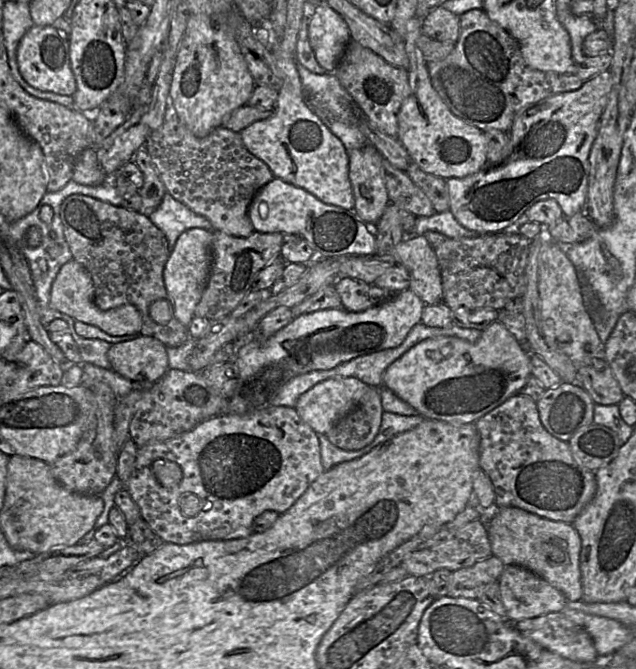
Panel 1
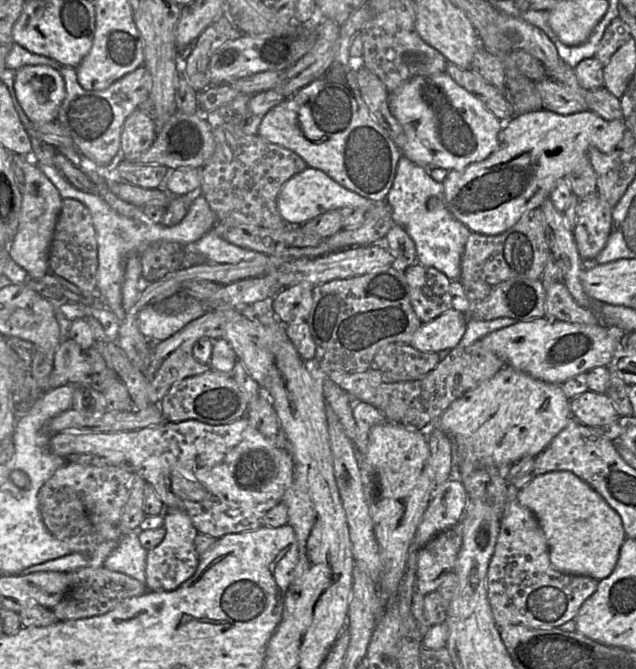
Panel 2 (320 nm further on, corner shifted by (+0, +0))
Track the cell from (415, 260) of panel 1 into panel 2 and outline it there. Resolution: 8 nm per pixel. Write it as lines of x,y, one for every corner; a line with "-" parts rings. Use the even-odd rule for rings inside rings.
307,167
284,183
278,193
276,203
280,216
287,224
302,225
330,210
350,207
360,208
367,212
376,202
342,187
323,171

